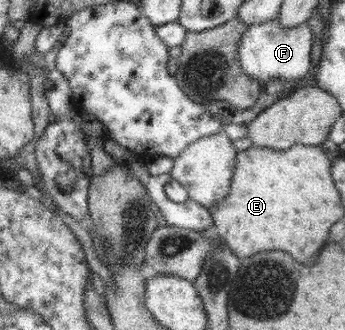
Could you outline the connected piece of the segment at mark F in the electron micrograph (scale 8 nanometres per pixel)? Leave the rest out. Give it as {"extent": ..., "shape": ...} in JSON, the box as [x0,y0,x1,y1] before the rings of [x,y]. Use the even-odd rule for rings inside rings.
{"extent":[238,20,313,84],"shape":[[[275,20],[248,27],[239,41],[238,61],[249,78],[261,83],[279,79],[300,84],[305,82],[311,73],[311,49],[313,35],[308,22],[291,29],[283,29],[279,21]]]}

